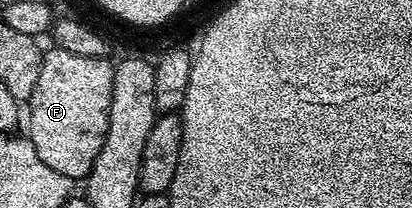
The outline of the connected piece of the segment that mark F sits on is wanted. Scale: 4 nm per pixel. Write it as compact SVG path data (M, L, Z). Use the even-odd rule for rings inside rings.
M49 48L44 53L44 62L38 75L38 83L34 87L34 95L30 102L32 114L27 114L28 133L33 147L36 148L38 159L46 163L58 175L69 179L87 178L88 172L94 167L94 159L98 159L98 151L102 151L102 143L108 134L108 108L112 102L112 71L111 60L102 57L74 55L65 49Z

